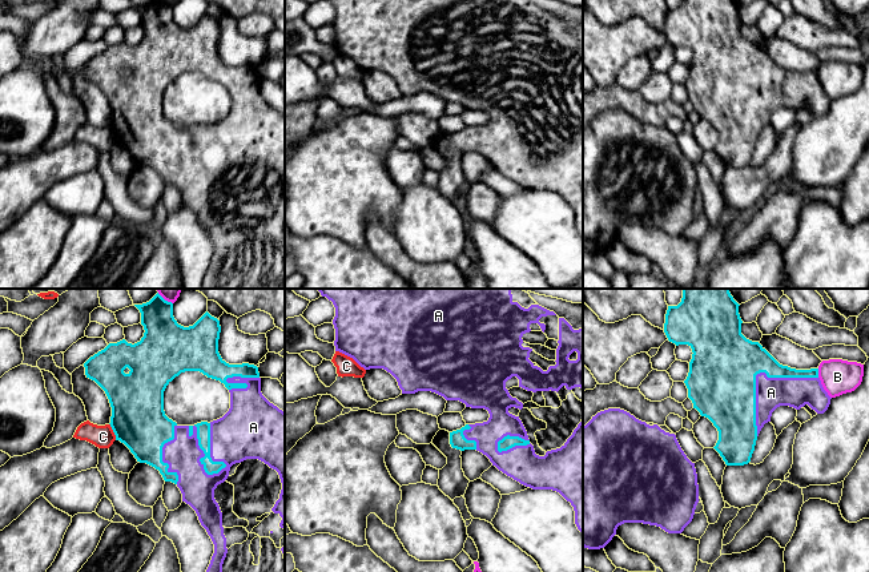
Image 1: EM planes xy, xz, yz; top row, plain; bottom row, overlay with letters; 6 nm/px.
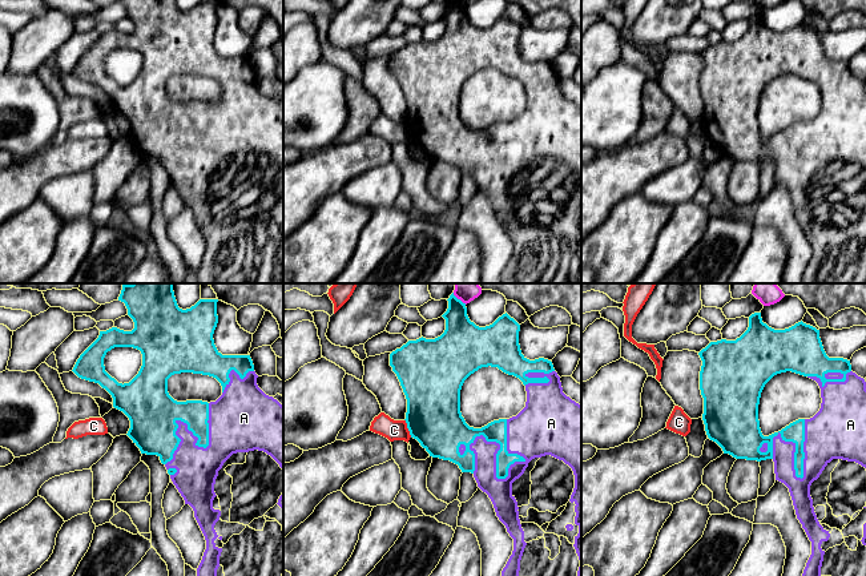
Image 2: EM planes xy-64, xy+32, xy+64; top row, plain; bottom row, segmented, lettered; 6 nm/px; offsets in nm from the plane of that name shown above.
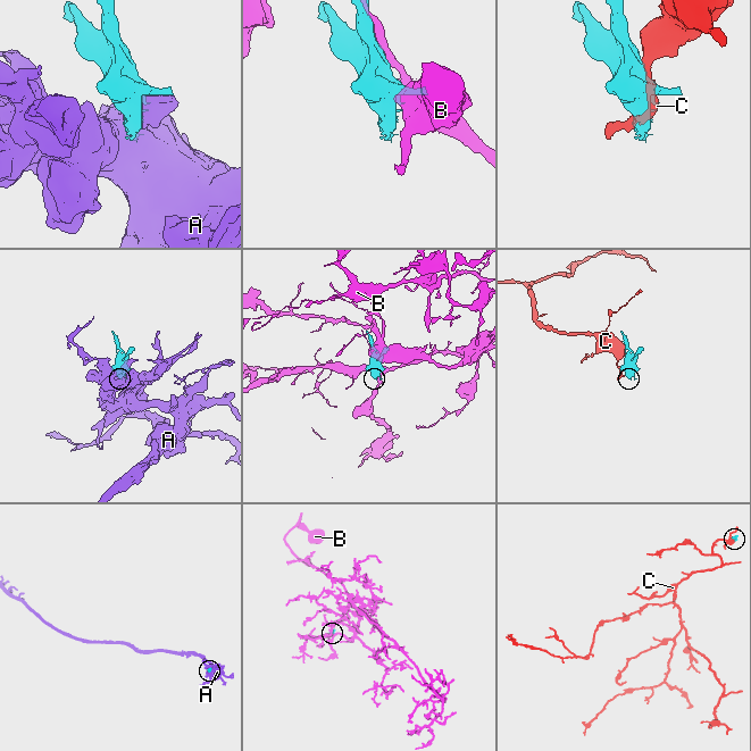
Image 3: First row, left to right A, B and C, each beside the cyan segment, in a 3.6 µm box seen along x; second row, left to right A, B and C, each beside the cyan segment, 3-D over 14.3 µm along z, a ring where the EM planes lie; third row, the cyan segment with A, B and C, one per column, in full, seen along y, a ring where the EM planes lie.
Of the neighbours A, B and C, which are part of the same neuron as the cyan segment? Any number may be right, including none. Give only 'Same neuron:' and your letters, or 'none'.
Same neuron: A

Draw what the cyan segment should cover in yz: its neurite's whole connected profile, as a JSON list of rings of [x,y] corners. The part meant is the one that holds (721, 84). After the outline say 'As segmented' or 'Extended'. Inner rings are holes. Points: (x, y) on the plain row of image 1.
[[[681,0],[677,8],[668,8],[664,25],[669,44],[692,51],[684,82],[688,100],[693,110],[717,130],[719,142],[713,150],[727,168],[751,164],[757,138],[777,109],[800,112],[808,106],[817,116],[824,116],[832,101],[821,86],[818,71],[782,68],[759,44],[747,41],[741,36],[739,8],[733,0]]]. Extended

